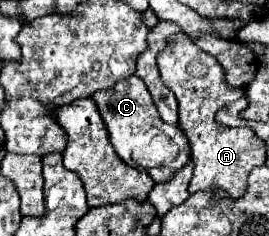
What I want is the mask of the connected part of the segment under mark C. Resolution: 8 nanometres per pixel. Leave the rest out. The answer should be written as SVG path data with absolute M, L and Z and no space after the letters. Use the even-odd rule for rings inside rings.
M129 76L125 80L119 80L109 90L95 92L93 100L97 102L101 118L109 130L111 144L123 162L139 170L149 170L155 182L169 180L171 174L187 164L187 158L191 156L189 140L185 138L181 128L169 126L159 118L153 98L143 80L139 80L137 76ZM153 170L157 170L159 174L153 174Z

